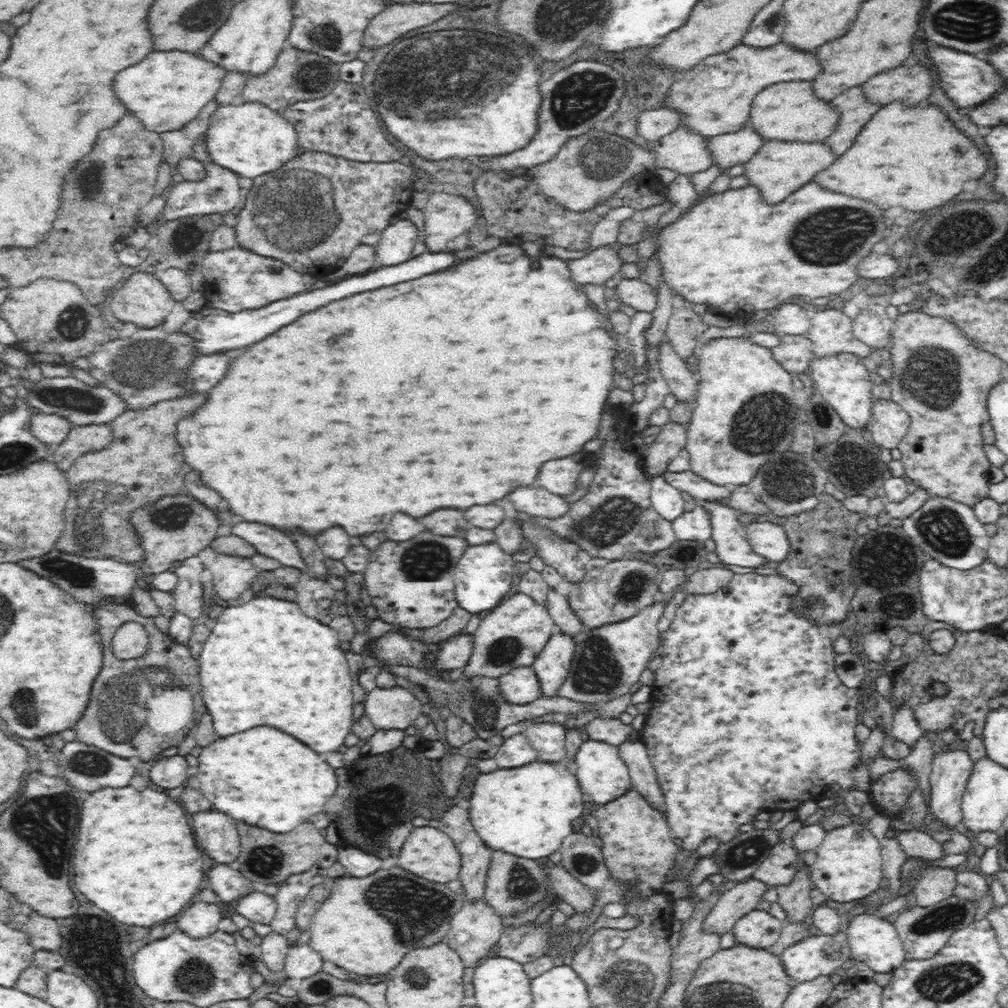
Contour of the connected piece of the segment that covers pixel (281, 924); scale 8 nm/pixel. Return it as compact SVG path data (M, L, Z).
M312 866L310 870L293 874L278 884L279 889L273 896L277 902L277 913L270 922L271 932L286 936L296 924L296 908L310 894L312 888L323 884L327 869Z

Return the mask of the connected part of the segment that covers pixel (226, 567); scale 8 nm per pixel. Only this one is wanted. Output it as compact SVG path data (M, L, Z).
M218 555L215 562L207 567L214 575L214 595L216 600L238 600L242 592L251 587L258 568L250 558Z

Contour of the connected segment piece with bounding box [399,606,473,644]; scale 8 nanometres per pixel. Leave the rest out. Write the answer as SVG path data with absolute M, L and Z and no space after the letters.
M458 606L452 616L450 616L446 621L443 621L441 624L438 624L438 626L434 626L434 628L399 628L399 630L402 631L402 633L416 637L418 641L424 641L426 644L441 643L450 636L464 632L465 627L472 616L472 613L467 612L467 610Z

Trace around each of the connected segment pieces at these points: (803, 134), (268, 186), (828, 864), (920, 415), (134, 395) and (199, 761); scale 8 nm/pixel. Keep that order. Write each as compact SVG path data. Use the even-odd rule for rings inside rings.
M788 82L763 89L752 100L748 115L747 124L764 142L820 143L832 135L837 123L837 112L830 104L814 97L812 82Z
M304 152L279 169L254 179L243 209L235 211L237 246L260 257L275 258L302 274L332 274L361 244L376 245L392 218L410 207L415 172L398 162L352 162L323 152Z
M866 823L827 831L822 845L814 851L815 862L808 867L814 888L836 902L852 902L870 896L880 888L880 882L884 880L881 850L878 838L872 835Z
M910 310L899 314L892 321L891 332L892 377L888 380L891 400L900 405L910 415L911 424L899 444L905 477L913 487L924 487L929 496L940 495L958 502L968 503L971 507L988 497L990 463L984 453L984 435L981 427L989 422L986 399L988 389L1003 378L1003 359L994 353L978 347L960 329L958 324L945 318L930 316L920 310ZM909 374L911 380L903 381L906 389L898 380Z
M159 328L140 330L126 340L122 338L101 344L89 357L89 372L96 380L108 385L130 405L130 410L140 410L164 399L178 398L184 394L179 378L183 370L192 364L191 341L178 332L168 333Z
M258 726L212 742L196 757L193 770L199 781L198 789L216 810L276 834L286 834L324 812L338 788L334 768L320 754L294 736L270 726Z

